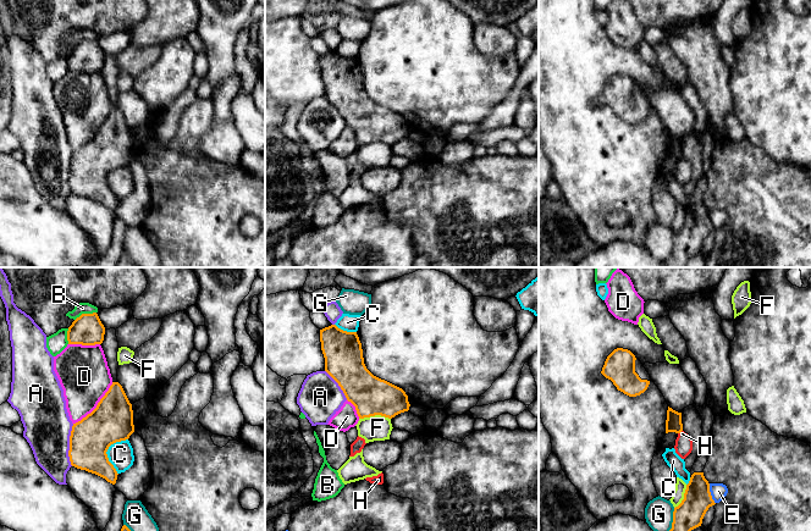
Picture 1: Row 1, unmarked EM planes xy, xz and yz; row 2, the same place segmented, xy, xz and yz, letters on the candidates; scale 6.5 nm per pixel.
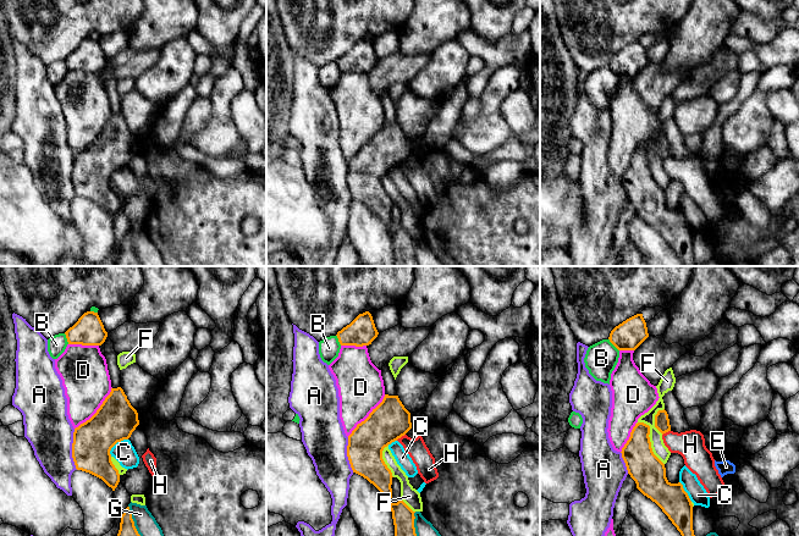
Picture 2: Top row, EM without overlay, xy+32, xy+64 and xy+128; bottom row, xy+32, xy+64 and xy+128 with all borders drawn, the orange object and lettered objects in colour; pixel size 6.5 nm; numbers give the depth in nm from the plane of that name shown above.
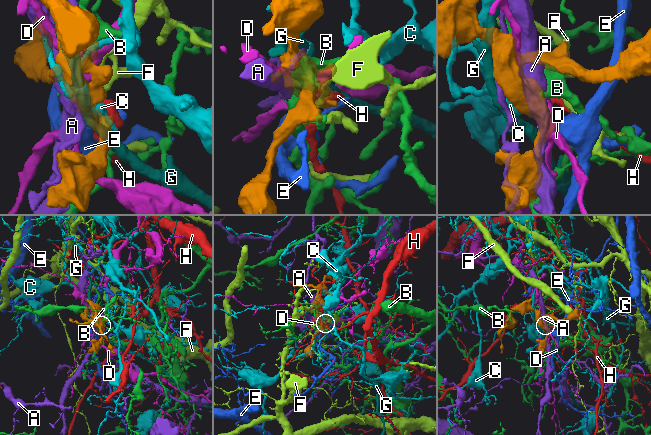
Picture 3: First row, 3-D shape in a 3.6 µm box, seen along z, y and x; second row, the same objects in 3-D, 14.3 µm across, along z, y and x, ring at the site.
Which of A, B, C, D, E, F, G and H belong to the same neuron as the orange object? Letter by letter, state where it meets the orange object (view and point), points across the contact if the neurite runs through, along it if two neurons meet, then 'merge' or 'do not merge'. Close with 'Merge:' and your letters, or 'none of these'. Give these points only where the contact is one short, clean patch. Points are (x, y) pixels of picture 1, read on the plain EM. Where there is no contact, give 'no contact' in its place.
A: xy (70, 171) | do not merge
B: xy (84, 40) | do not merge
C: xy (106, 177) | do not merge
D: xy (97, 132) | do not merge
E: yz (710, 220) | along yz (709, 210), (709, 217), (715, 230) | do not merge
F: xz (374, 142) | do not merge
G: yz (672, 249) | do not merge
H: yz (679, 159) | do not merge
Merge: none of these

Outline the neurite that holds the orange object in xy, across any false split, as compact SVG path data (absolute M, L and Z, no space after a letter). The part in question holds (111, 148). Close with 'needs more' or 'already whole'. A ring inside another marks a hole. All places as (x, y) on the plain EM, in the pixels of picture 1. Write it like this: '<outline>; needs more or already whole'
M112 109L96 134L73 150L68 177L71 192L115 211L118 200L106 178L111 171L128 166L133 159L132 131L122 112Z; already whole

